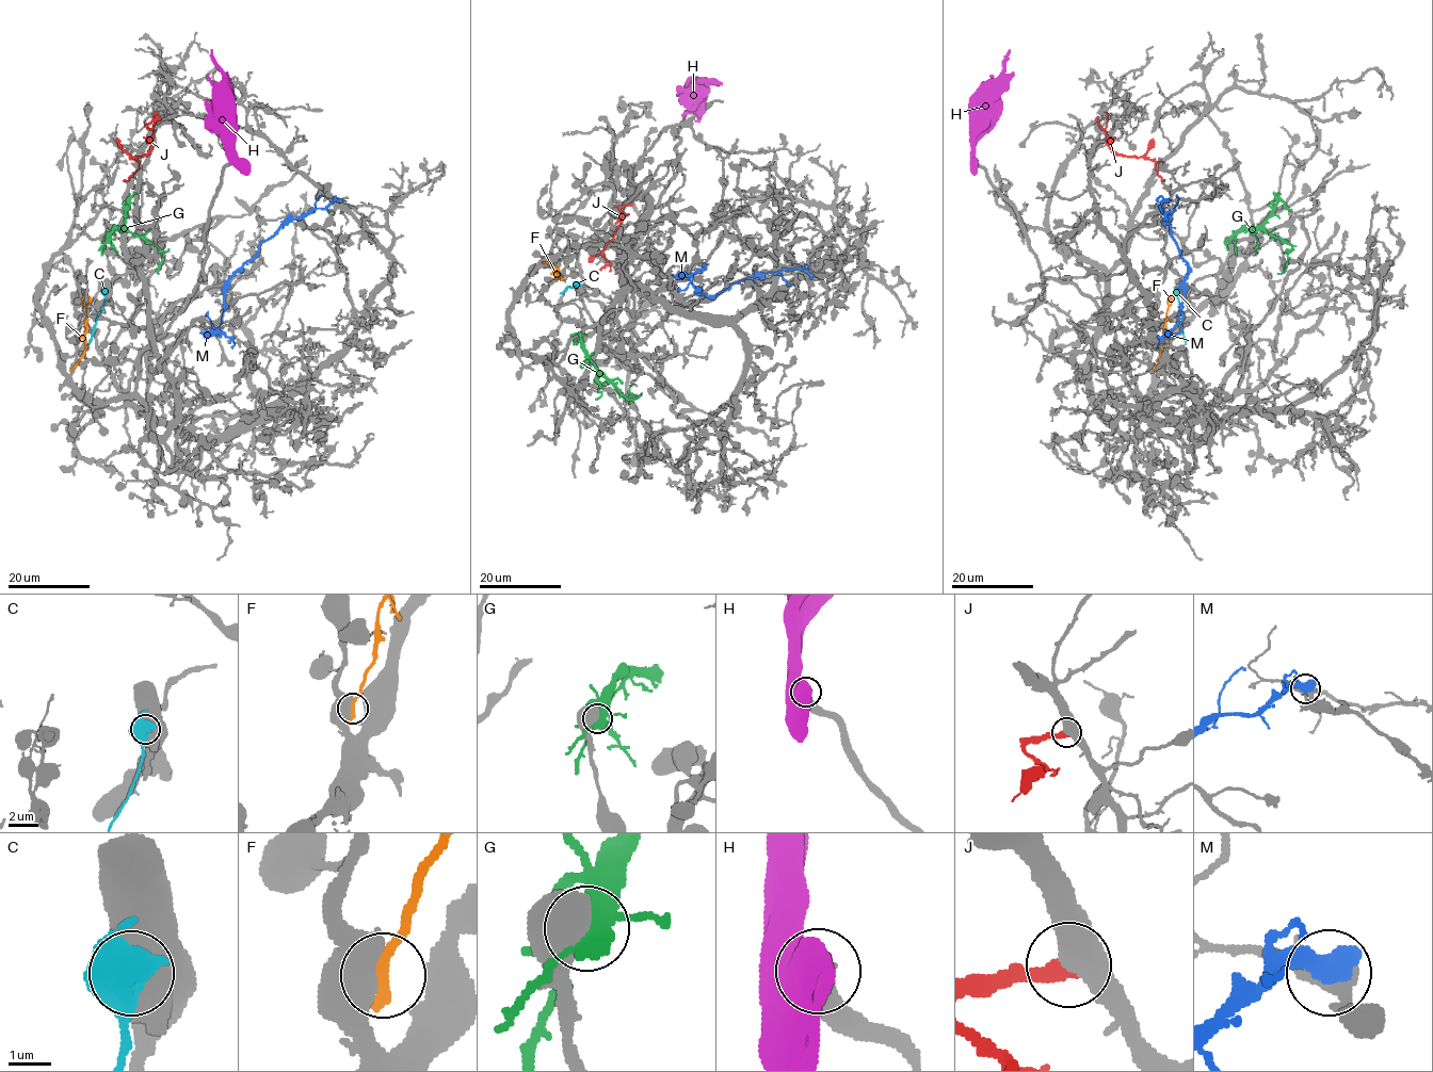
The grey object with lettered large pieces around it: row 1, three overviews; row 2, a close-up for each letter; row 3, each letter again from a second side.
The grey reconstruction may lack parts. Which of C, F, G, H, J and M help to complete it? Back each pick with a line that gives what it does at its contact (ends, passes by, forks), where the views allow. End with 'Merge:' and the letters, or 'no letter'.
H: it ends there
Merge: H

